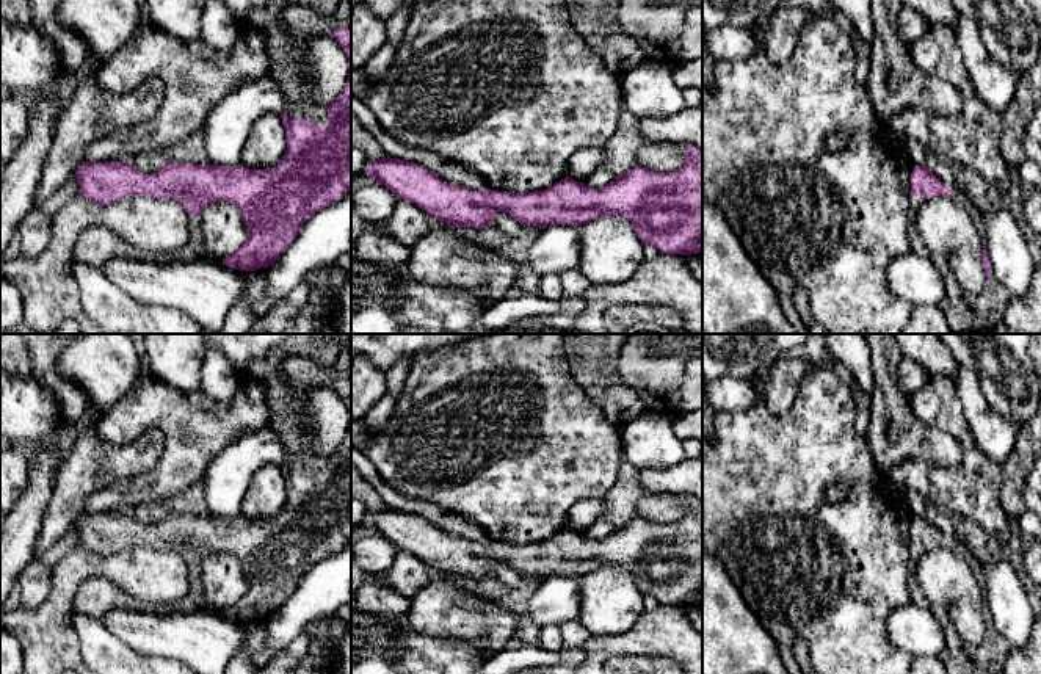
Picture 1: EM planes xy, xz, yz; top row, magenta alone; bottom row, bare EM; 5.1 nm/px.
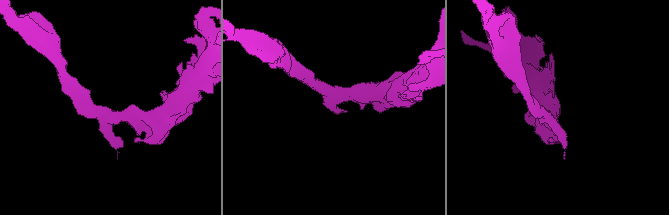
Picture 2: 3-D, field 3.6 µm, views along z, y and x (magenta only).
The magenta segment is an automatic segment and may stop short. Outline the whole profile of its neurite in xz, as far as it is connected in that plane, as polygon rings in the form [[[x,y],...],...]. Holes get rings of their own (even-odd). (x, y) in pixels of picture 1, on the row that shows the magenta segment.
[[[693,144],[685,147],[688,150],[685,163],[671,172],[652,172],[637,165],[604,188],[588,188],[583,182],[564,177],[547,190],[525,194],[448,185],[419,163],[390,157],[367,163],[367,172],[400,199],[415,204],[431,218],[447,224],[481,229],[494,224],[497,212],[508,213],[520,224],[541,229],[557,224],[582,227],[600,216],[622,216],[633,226],[644,246],[651,245],[660,254],[691,255],[702,252],[702,152]]]

